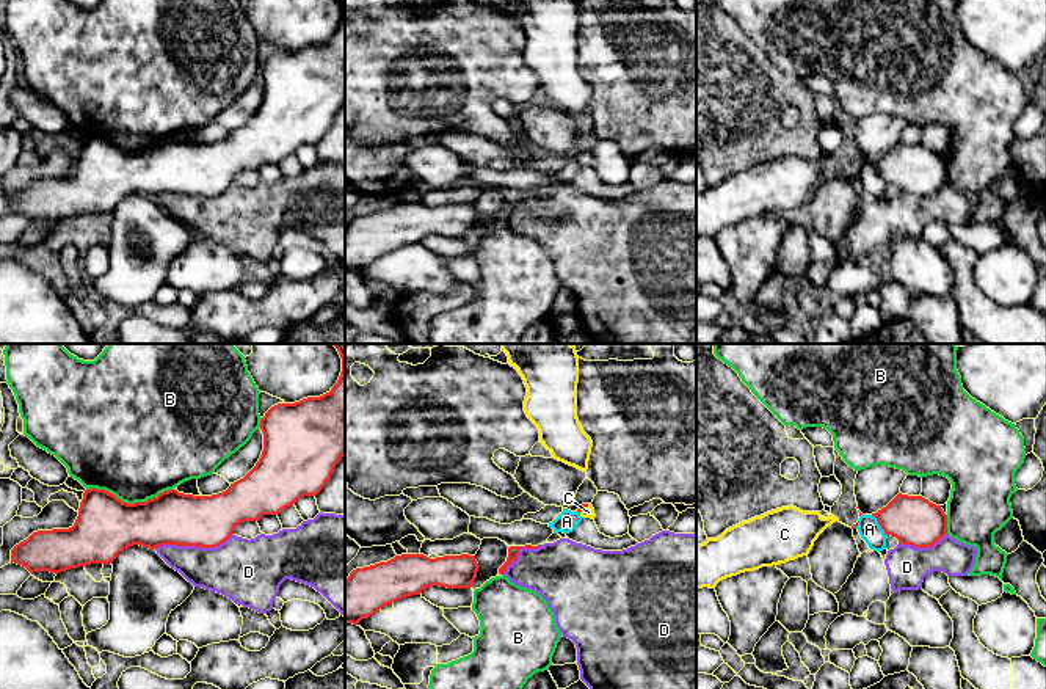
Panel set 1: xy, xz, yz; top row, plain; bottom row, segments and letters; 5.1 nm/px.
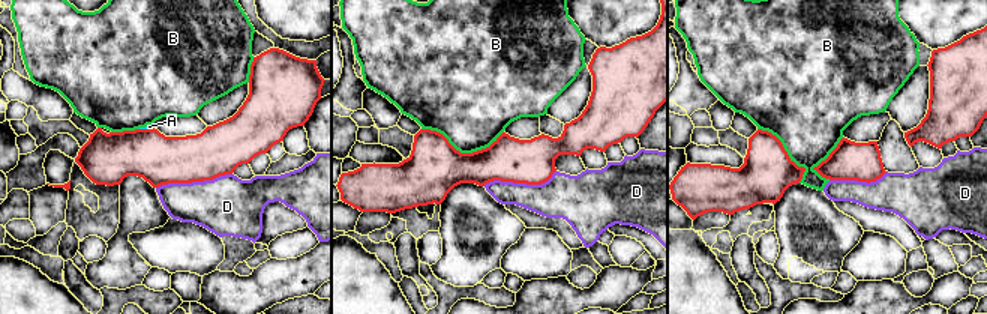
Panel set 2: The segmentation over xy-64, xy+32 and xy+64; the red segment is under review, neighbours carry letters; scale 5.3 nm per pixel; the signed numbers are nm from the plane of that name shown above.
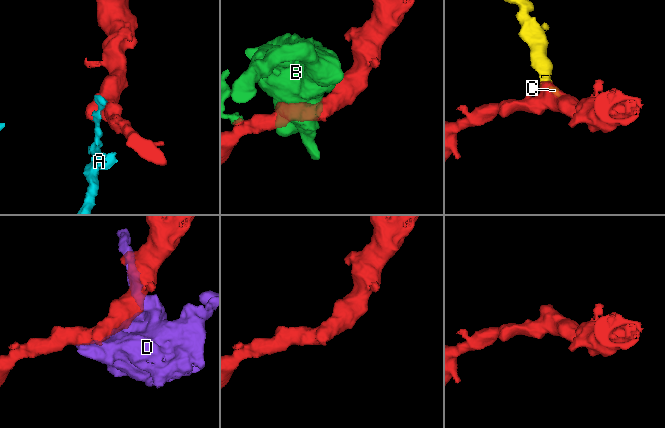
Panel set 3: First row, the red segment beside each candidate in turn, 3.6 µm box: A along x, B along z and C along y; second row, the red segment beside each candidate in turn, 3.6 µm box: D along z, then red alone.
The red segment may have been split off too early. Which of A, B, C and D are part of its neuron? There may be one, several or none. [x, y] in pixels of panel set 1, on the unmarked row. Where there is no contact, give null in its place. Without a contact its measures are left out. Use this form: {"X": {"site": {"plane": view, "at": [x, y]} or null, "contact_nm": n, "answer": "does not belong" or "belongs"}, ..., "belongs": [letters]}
{"A": {"site": {"plane": "yz", "at": [878, 171]}, "contact_nm": 140, "answer": "does not belong"}, "B": {"site": {"plane": "xy", "at": [130, 153]}, "contact_nm": 440, "answer": "does not belong"}, "C": {"site": {"plane": "xz", "at": [584, 157]}, "contact_nm": 70, "answer": "belongs"}, "D": {"site": {"plane": "xy", "at": [193, 193]}, "contact_nm": 420, "answer": "does not belong"}, "belongs": ["C"]}

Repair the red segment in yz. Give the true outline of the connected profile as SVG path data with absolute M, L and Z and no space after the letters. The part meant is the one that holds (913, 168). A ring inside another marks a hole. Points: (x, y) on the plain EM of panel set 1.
M899 141L886 155L872 162L886 184L902 193L930 196L947 182L947 163L922 144Z

